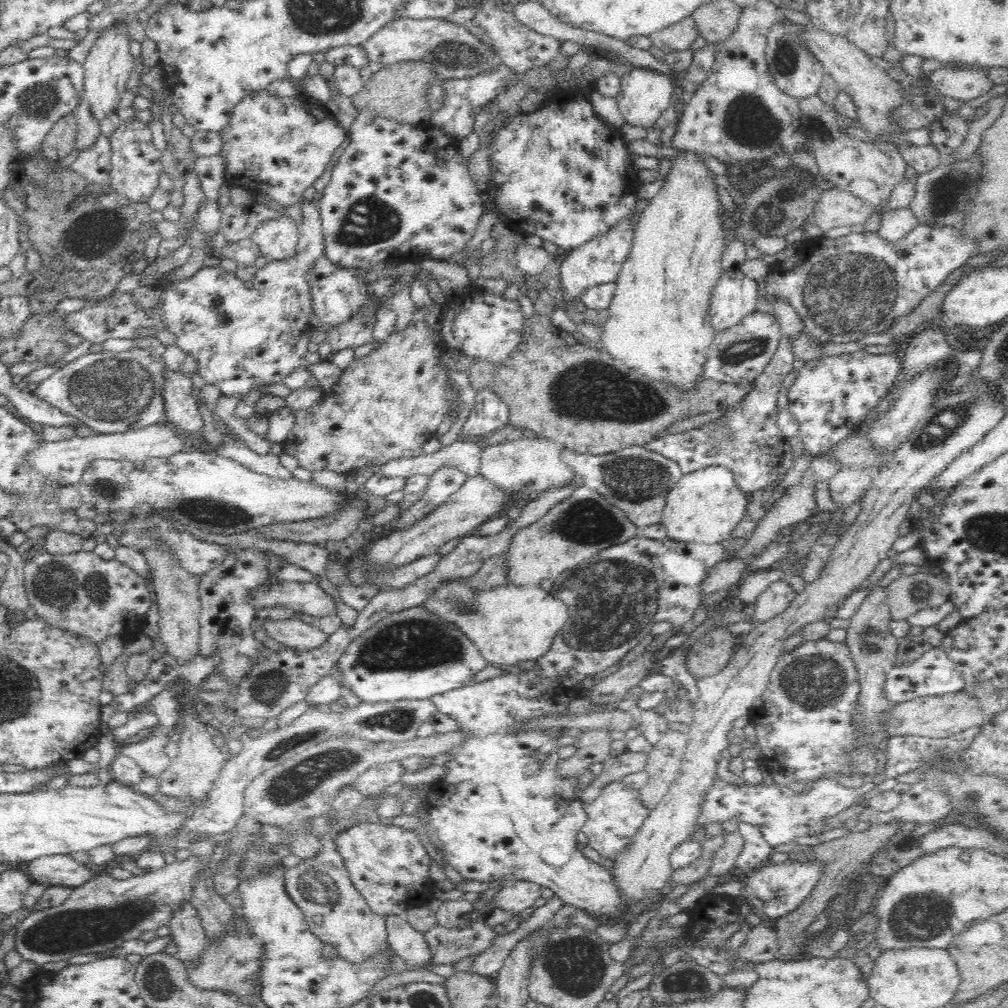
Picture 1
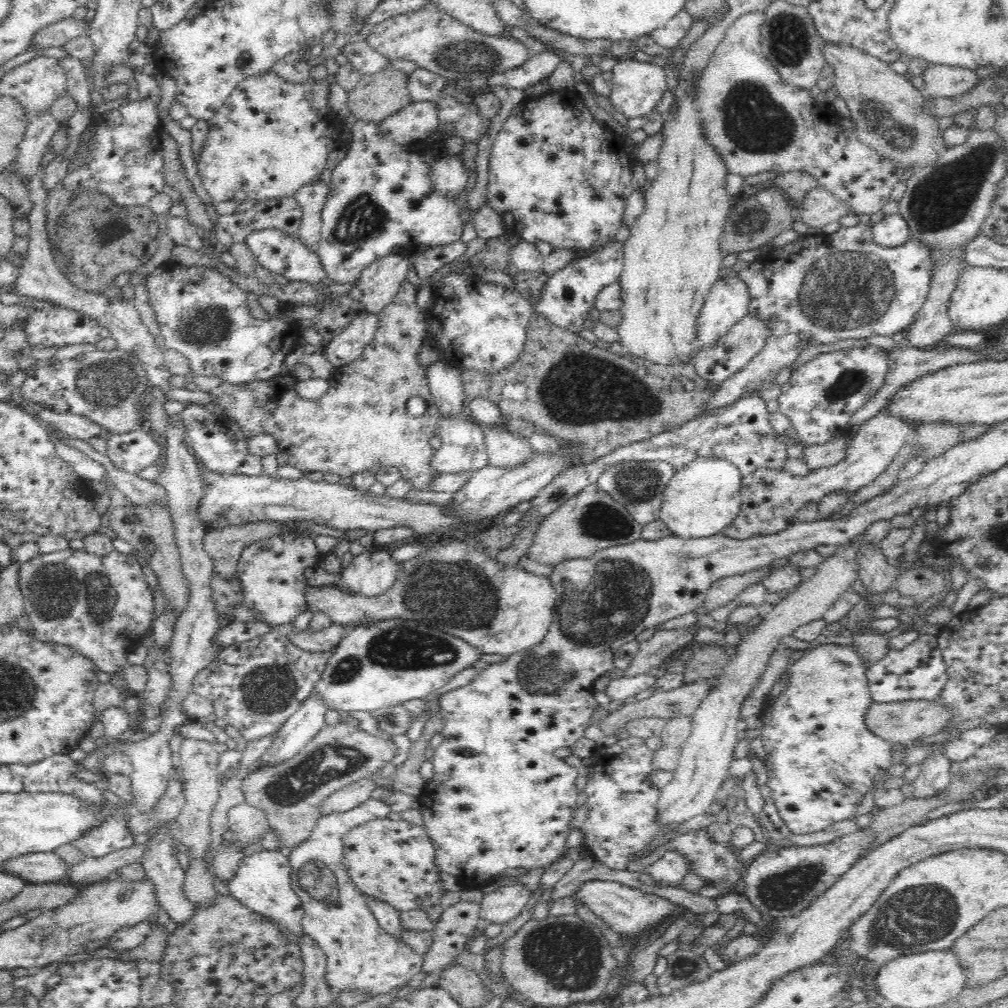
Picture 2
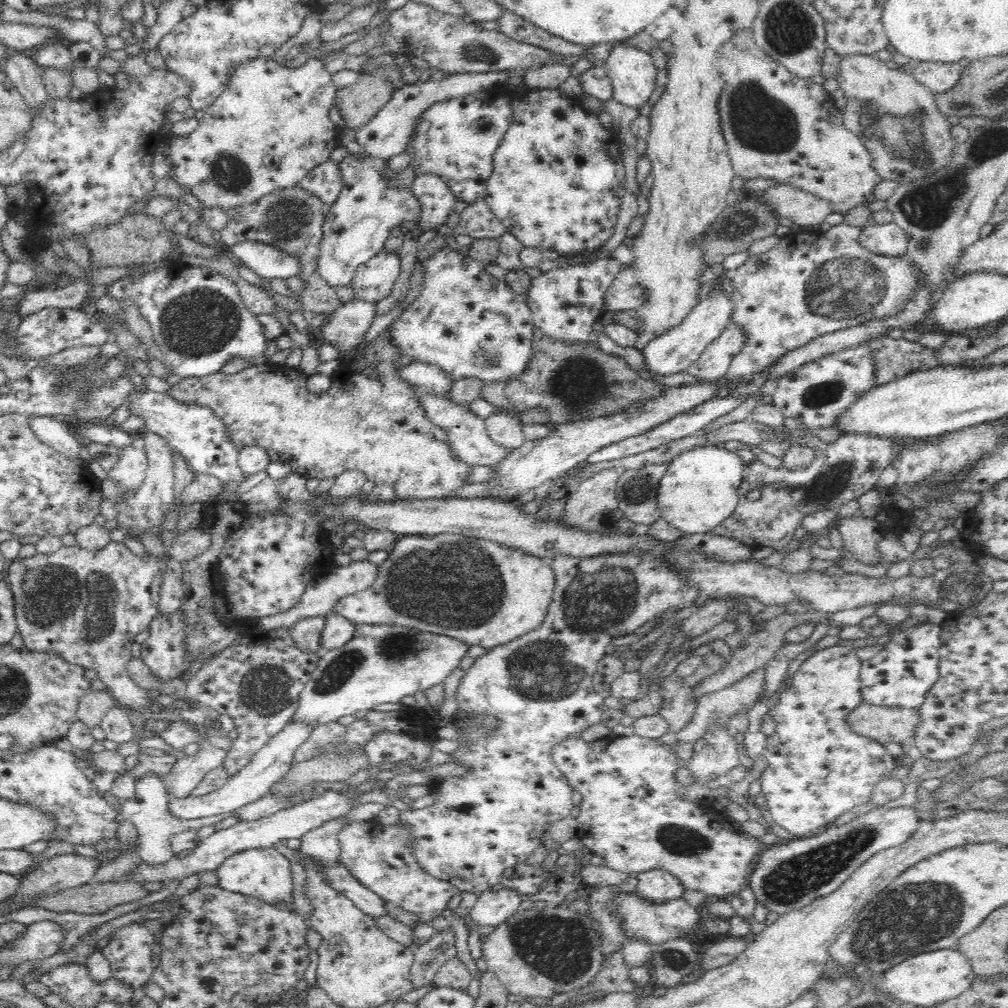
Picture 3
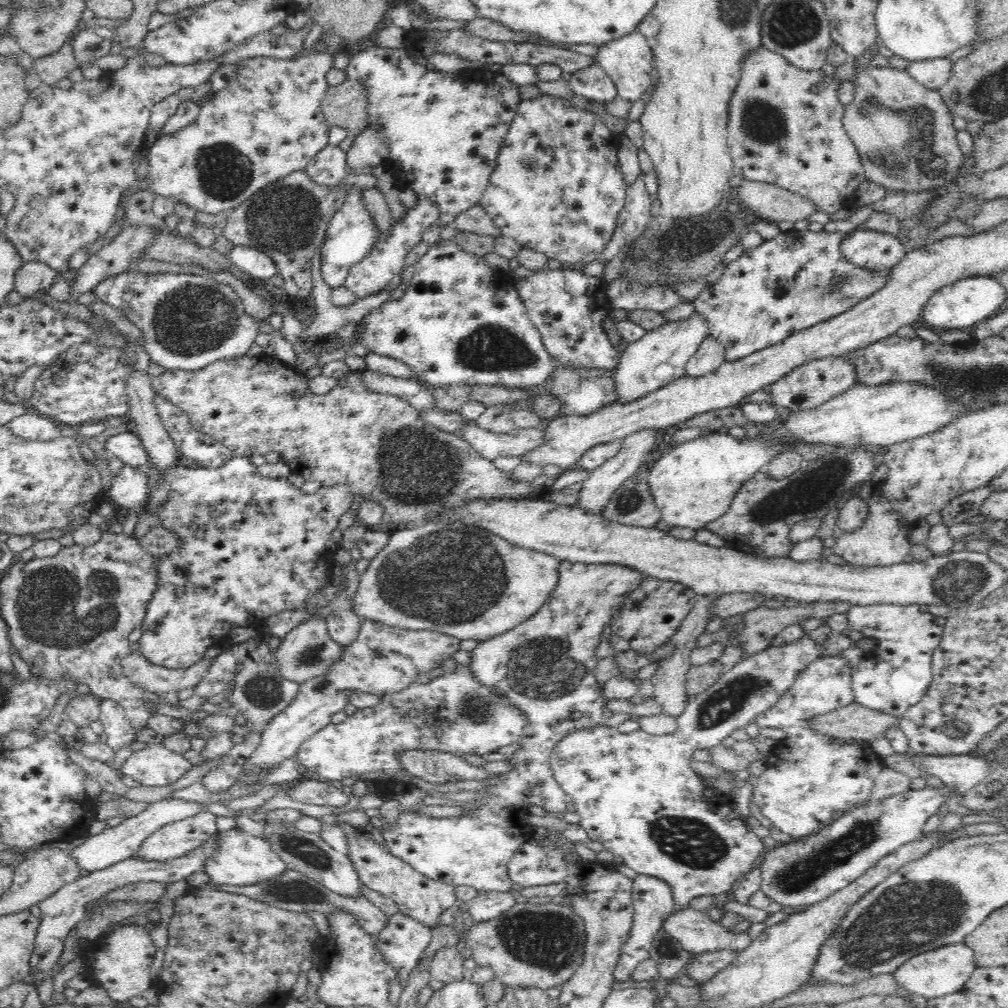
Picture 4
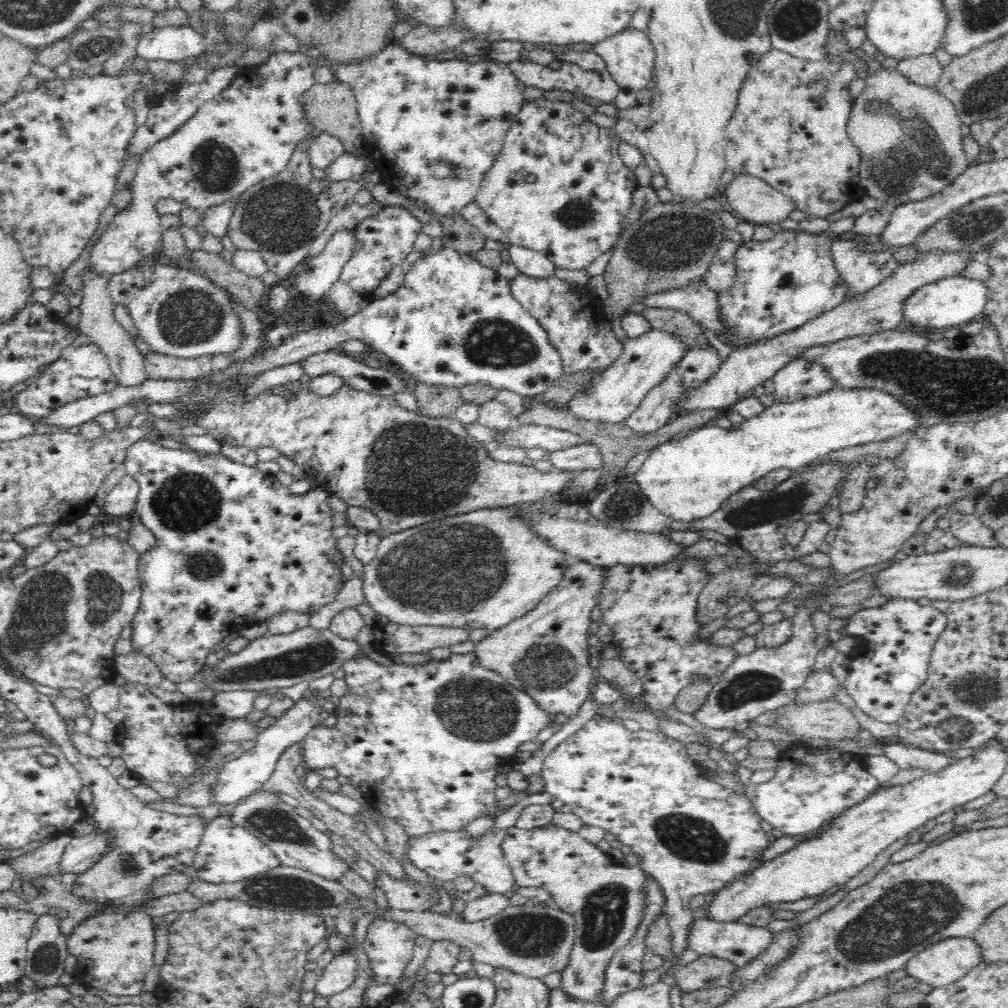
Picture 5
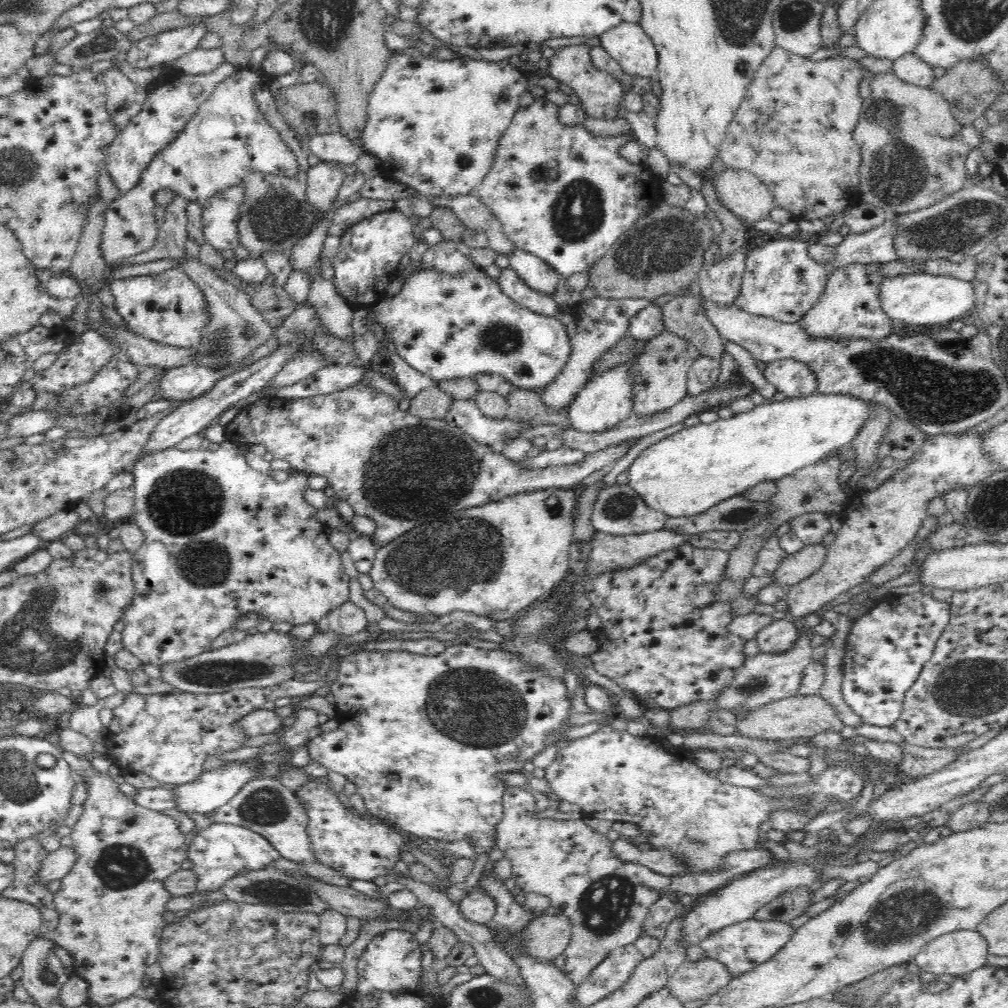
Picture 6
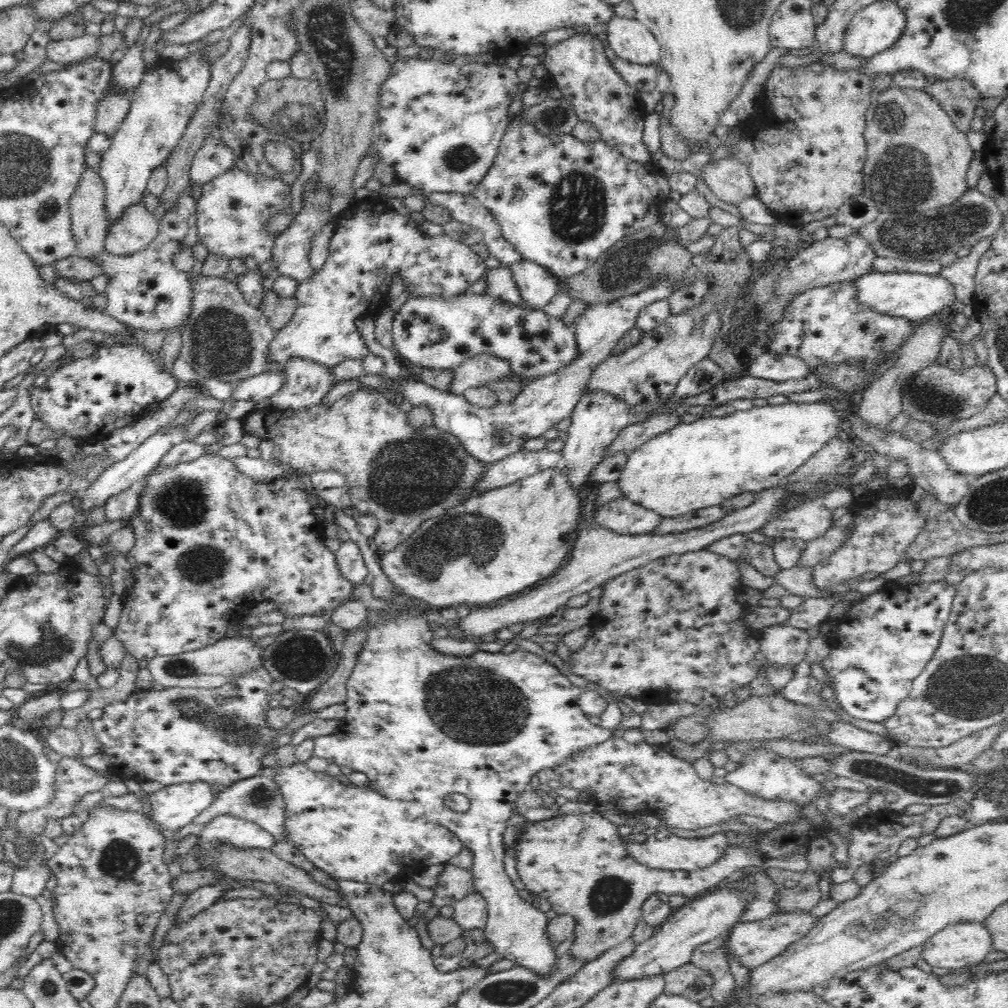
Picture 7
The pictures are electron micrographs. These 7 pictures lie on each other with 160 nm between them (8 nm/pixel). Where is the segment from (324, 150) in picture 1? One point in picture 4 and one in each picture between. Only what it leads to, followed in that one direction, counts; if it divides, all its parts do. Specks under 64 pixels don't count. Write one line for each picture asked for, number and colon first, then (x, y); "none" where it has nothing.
2: (272, 137)
3: (270, 128)
4: (267, 123)

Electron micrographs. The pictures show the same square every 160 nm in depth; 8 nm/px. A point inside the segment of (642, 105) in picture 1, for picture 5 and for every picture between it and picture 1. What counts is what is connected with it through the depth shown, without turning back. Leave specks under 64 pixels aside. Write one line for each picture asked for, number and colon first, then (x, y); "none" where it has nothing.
2: (638, 87)
3: (632, 73)
4: (628, 61)
5: (629, 56)

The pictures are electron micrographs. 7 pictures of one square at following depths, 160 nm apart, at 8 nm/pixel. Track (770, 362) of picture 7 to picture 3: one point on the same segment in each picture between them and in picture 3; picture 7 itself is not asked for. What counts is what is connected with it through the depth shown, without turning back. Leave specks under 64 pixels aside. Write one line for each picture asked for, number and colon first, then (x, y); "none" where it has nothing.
3: (817, 394)
4: (808, 386)
5: (800, 379)
6: (794, 378)

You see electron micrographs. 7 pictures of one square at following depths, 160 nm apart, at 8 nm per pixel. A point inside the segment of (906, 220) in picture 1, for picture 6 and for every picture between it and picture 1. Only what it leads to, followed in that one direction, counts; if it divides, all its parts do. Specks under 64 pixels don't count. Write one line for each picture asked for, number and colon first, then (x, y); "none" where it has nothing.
2: (893, 230)
3: (887, 238)
4: (875, 250)
5: (862, 271)
6: (849, 308)

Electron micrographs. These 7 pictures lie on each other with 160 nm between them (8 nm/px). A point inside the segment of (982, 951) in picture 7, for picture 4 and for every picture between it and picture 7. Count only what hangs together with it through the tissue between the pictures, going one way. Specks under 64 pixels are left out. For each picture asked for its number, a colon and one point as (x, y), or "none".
4: (943, 971)
5: (949, 959)
6: (957, 953)

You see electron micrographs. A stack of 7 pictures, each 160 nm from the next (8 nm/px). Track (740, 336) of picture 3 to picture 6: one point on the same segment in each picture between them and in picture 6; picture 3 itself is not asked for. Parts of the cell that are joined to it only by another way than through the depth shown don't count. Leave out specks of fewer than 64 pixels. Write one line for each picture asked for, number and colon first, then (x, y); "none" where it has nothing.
4: (710, 356)
5: (699, 363)
6: (703, 373)

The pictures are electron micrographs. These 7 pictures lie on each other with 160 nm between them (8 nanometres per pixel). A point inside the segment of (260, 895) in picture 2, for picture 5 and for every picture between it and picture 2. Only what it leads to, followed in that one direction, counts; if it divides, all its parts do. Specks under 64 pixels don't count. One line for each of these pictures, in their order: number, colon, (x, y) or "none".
3: (264, 873)
4: (242, 859)
5: (228, 853)

